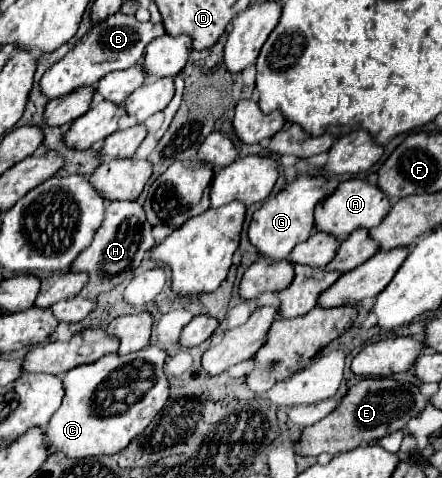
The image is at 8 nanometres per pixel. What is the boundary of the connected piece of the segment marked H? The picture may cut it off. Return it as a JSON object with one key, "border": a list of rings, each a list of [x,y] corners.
{"border":[[[113,201],[105,207],[105,219],[99,227],[99,231],[93,237],[93,243],[81,251],[81,255],[73,261],[71,269],[79,273],[87,273],[89,281],[81,295],[85,299],[97,299],[101,293],[111,291],[119,283],[127,281],[133,271],[141,265],[145,253],[155,245],[155,239],[151,235],[151,225],[145,217],[145,211],[135,201]]]}

